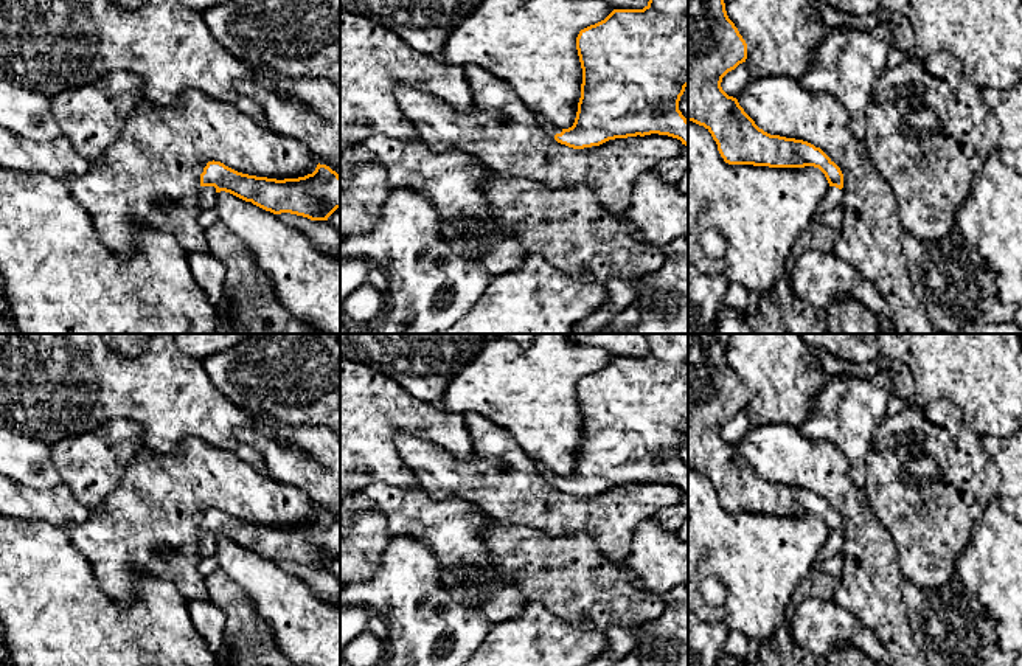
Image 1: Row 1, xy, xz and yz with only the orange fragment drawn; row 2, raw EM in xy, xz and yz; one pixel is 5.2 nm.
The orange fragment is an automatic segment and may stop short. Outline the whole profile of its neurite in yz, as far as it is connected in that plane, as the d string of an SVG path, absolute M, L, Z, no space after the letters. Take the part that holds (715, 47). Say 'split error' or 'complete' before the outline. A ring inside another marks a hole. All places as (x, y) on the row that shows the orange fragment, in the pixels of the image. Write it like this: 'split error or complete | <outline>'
split error | M688 0L688 121L704 126L711 134L721 157L728 165L819 168L829 183L819 213L839 206L843 196L840 168L820 147L808 141L764 132L744 112L738 99L722 90L722 78L746 59L747 43L728 19L724 0Z

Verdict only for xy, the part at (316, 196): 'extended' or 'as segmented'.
extended

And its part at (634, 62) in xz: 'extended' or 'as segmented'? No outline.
extended

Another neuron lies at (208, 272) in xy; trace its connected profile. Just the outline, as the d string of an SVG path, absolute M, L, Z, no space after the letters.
M191 251L186 253L189 270L205 292L208 301L217 306L224 295L225 267L221 259L211 253Z

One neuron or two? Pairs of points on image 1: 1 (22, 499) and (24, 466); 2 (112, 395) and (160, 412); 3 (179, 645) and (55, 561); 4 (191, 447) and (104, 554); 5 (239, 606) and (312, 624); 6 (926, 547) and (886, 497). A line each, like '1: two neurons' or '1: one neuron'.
1: two neurons
2: one neuron
3: one neuron
4: one neuron
5: two neurons
6: one neuron

